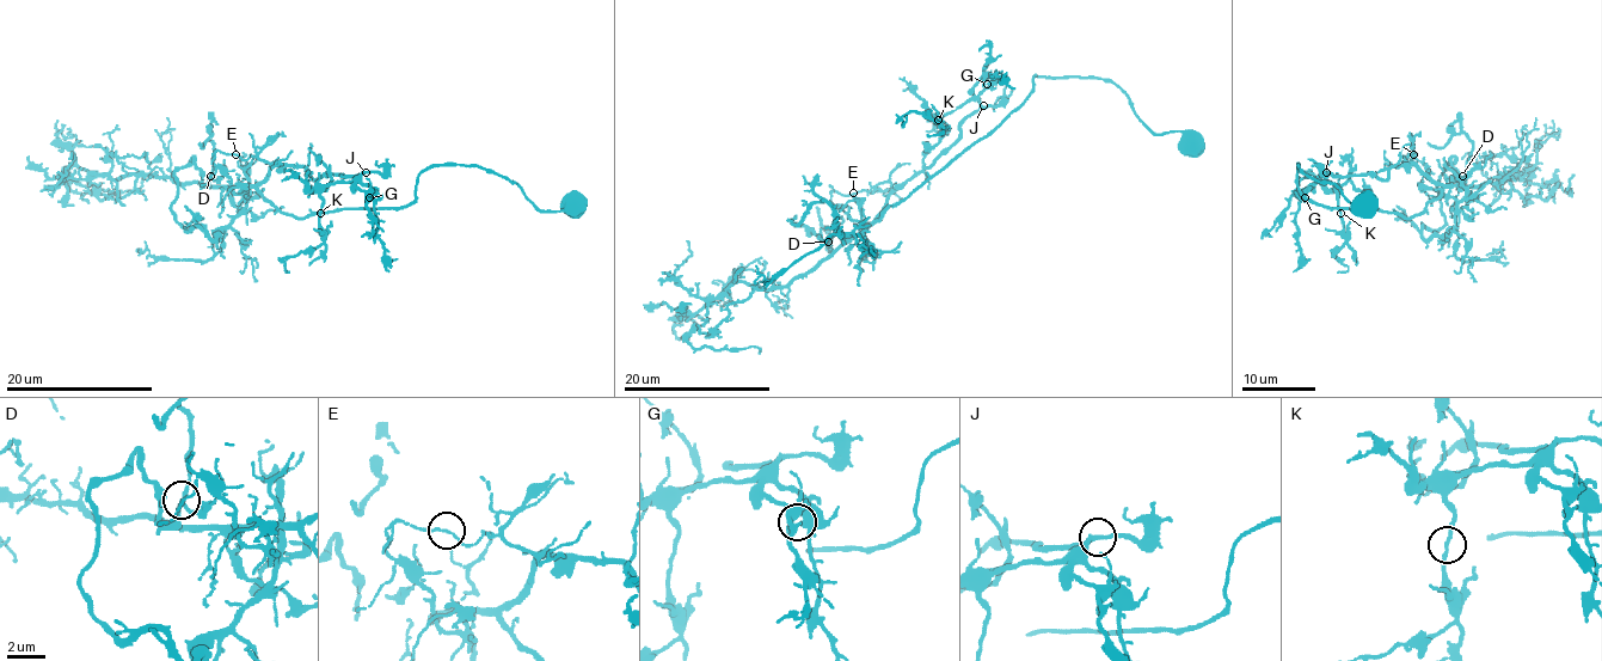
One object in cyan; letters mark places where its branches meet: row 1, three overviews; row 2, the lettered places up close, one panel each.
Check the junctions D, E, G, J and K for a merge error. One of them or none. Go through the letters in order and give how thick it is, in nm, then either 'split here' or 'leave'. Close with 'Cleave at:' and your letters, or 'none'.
D: 180 nm thick; leave
E: 110 nm thick; split here
G: 400 nm thick; leave
J: 240 nm thick; leave
K: 180 nm thick; leave
Cleave at: E

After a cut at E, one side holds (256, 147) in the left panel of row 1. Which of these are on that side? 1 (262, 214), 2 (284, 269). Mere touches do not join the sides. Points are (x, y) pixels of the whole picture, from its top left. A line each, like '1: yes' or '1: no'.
1: no
2: yes

